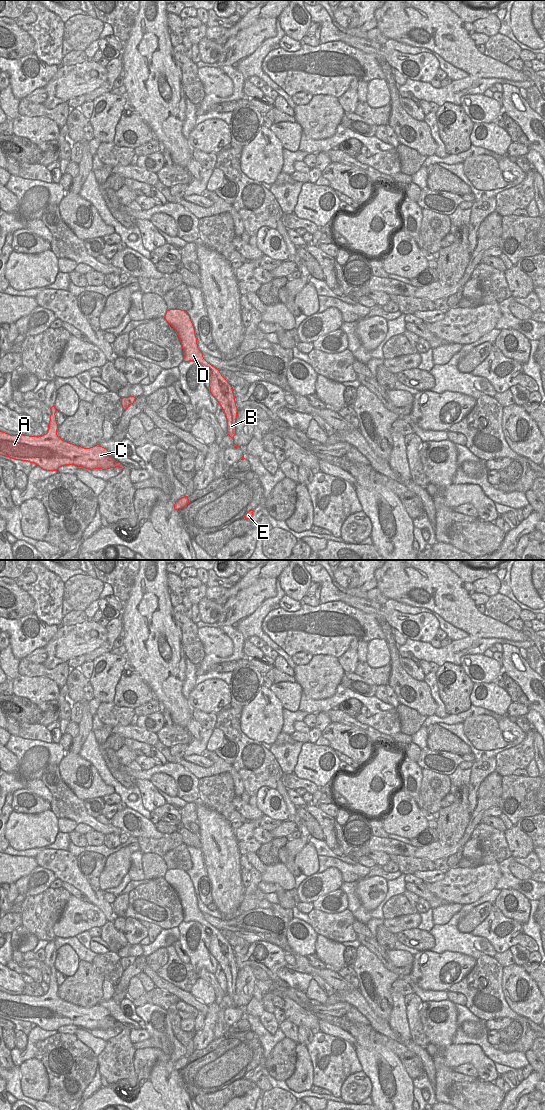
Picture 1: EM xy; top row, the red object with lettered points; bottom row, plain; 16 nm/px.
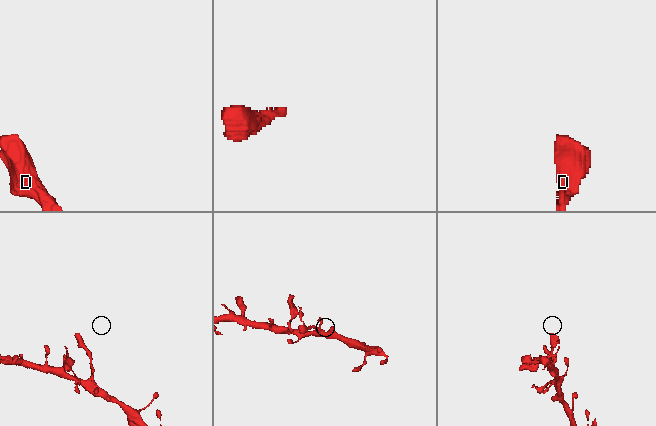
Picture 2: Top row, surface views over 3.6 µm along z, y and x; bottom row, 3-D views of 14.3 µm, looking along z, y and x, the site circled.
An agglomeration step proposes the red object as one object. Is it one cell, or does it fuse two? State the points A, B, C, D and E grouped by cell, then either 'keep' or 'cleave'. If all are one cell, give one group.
groups A B C D E; keep

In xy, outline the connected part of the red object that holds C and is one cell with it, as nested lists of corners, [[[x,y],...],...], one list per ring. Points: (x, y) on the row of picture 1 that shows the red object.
[[[52,406],[50,410],[51,415],[48,424],[48,431],[42,436],[29,436],[23,434],[10,435],[0,431],[0,455],[15,460],[35,463],[40,468],[47,471],[57,471],[59,467],[65,465],[75,465],[89,470],[107,470],[115,467],[120,467],[123,470],[125,468],[120,462],[116,461],[110,455],[110,452],[106,448],[100,446],[99,444],[90,448],[84,448],[62,440],[57,435],[58,424],[55,415],[57,410],[55,406]]]

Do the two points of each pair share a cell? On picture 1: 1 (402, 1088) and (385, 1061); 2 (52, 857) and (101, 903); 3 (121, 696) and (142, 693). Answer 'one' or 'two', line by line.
1: one
2: one
3: one

